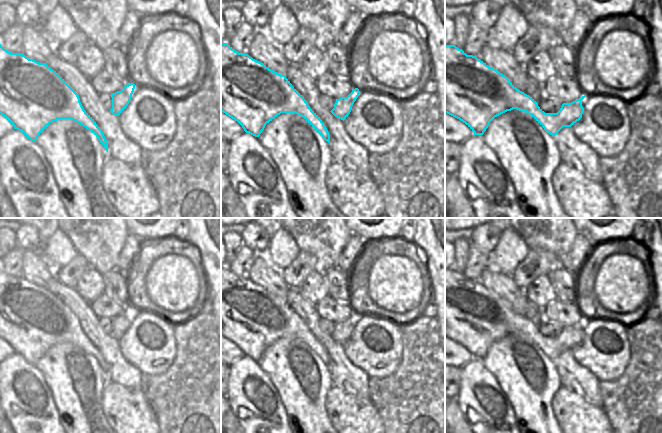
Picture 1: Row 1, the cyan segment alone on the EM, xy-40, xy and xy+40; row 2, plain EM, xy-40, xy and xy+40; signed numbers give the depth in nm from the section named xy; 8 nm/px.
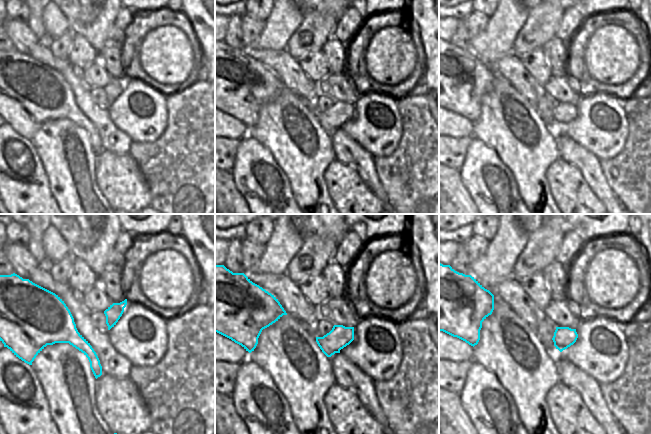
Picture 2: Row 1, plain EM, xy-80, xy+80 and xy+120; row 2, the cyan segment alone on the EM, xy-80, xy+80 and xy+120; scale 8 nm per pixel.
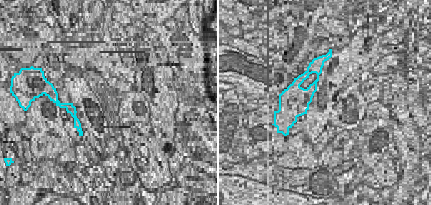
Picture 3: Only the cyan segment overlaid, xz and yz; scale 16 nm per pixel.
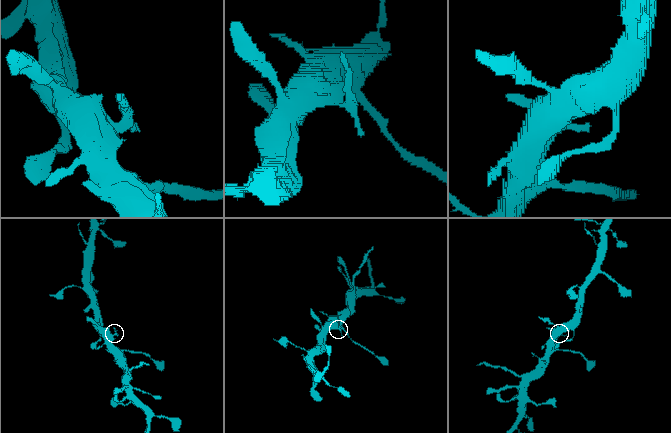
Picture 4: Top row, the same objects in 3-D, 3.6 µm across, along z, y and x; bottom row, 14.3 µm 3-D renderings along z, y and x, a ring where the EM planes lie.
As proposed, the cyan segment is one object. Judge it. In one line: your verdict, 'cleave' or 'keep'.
keep

